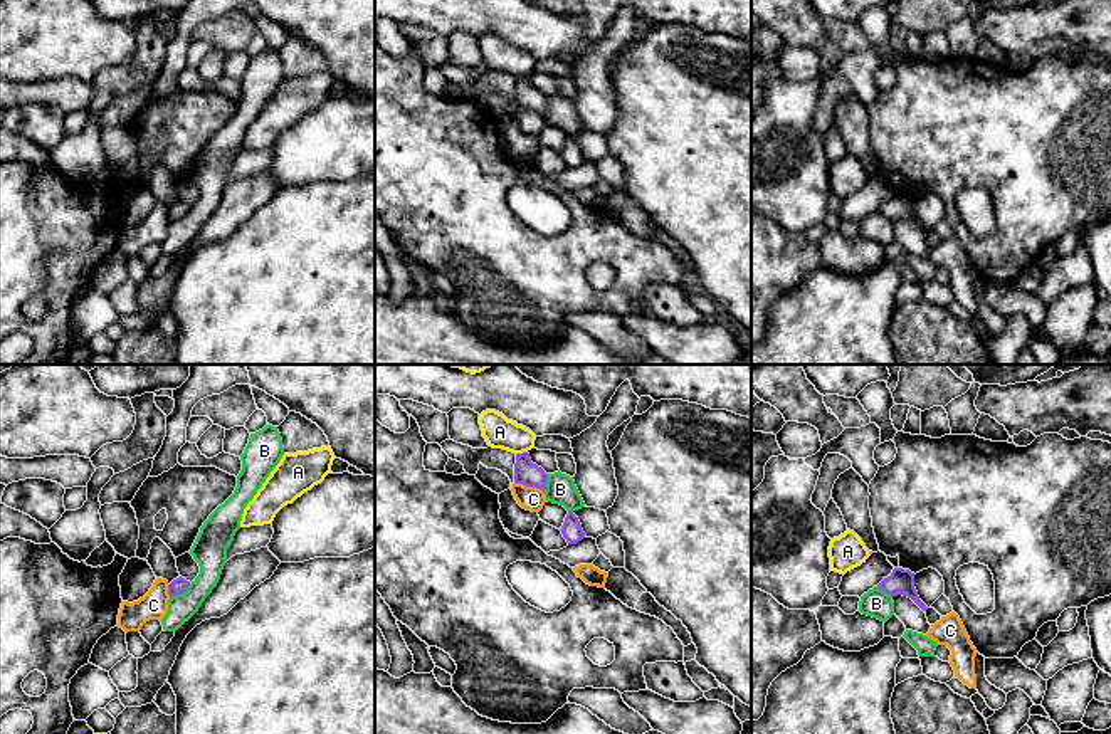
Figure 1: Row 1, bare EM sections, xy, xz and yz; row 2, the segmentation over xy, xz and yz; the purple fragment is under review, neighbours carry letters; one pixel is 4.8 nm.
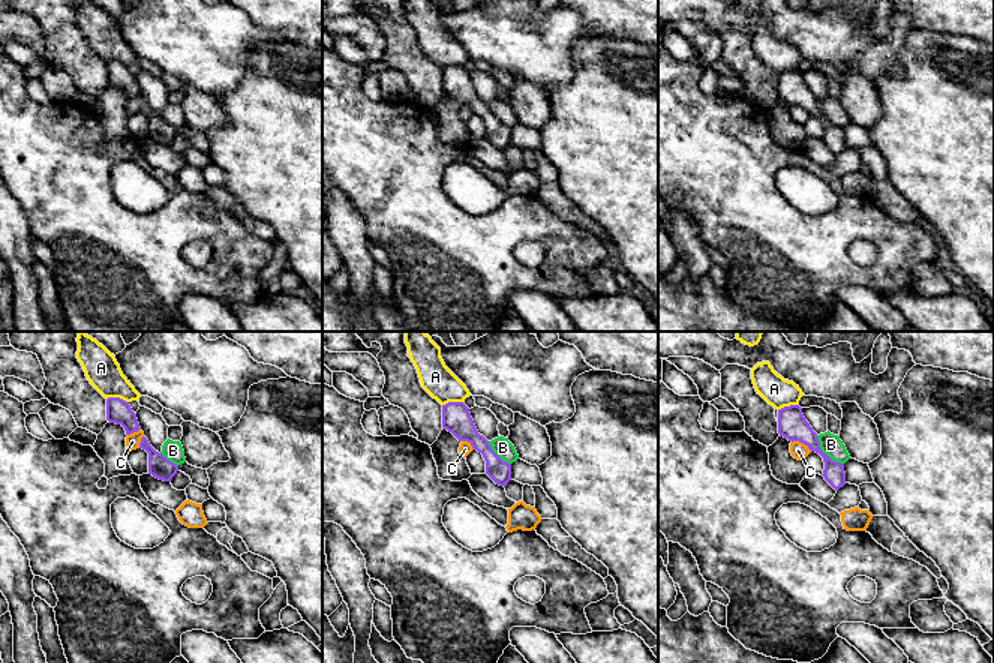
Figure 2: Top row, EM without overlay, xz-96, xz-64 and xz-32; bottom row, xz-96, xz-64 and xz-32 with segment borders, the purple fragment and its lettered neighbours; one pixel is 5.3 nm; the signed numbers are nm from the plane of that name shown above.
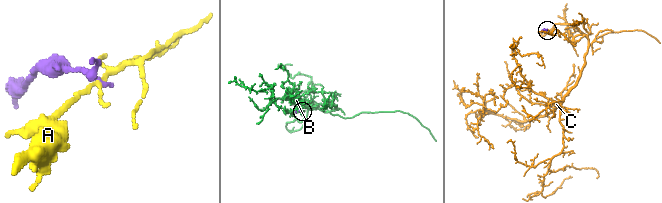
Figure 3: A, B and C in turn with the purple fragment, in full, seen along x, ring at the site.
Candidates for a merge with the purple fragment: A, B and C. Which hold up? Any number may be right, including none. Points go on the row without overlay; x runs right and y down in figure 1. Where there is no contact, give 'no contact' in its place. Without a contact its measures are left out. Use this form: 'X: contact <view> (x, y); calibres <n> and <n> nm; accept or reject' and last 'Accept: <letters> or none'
A: contact xz (523, 76); calibres 120 and 150 nm; reject
B: contact xy (180, 217); calibres 80 and 160 nm; reject
C: contact xz (530, 110); calibres 120 and 120 nm; reject
Accept: none

